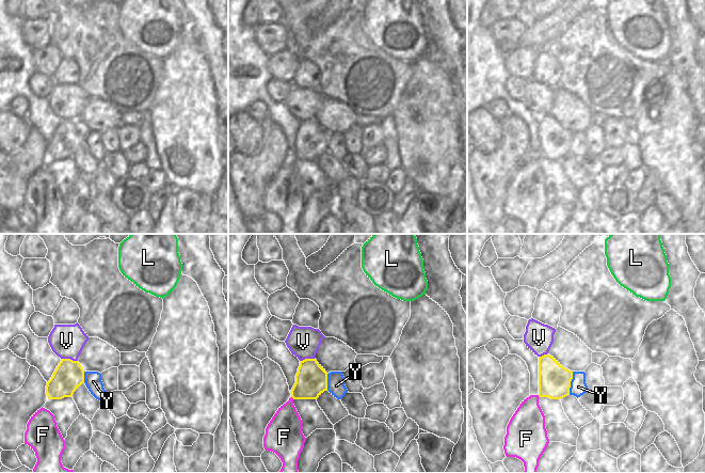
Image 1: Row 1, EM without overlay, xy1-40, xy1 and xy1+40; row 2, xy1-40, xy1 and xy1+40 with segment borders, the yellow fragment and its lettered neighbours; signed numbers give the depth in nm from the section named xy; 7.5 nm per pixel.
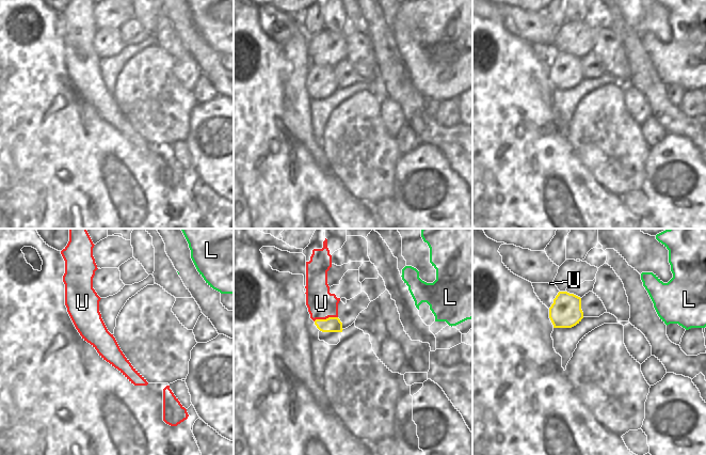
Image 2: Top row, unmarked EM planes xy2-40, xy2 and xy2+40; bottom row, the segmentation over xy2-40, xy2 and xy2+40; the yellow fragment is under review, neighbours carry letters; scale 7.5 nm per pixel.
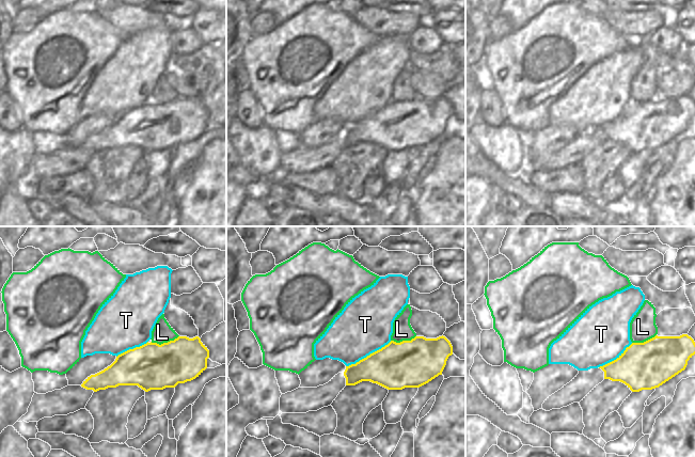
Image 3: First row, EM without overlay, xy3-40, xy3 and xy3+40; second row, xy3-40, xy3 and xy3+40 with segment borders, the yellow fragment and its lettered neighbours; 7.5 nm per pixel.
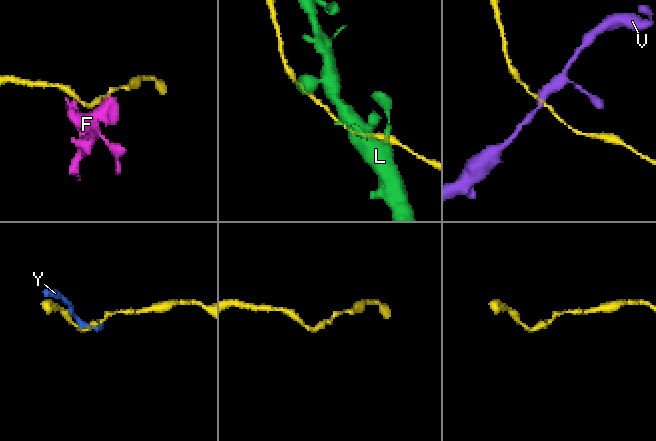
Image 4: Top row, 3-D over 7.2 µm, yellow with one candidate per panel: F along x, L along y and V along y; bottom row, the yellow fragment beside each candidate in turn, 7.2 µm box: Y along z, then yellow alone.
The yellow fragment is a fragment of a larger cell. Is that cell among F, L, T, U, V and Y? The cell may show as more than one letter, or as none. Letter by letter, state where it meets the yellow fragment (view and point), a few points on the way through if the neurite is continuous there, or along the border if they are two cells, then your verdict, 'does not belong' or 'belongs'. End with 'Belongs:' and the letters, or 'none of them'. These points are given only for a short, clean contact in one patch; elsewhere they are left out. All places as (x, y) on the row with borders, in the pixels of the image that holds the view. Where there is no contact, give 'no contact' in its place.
F: meets yellow in xy1 at (292, 397); border along xy1 (291, 396), (293, 398); does not belong
L: meets yellow in xy3-40 at (164, 343); does not belong
T: meets yellow in xy3 at (369, 355); border along xy3 (391, 341), (346, 366); does not belong
U: meets yellow in xy2 at (326, 318); border along xy2 (337, 316), (316, 318), (314, 320); does not belong
V: meets yellow in xy1-40 at (69, 359); border along xy1-40 (61, 358), (69, 358), (77, 361); does not belong
Y: meets yellow in xy1+40 at (570, 382); does not belong
Belongs: none of them

